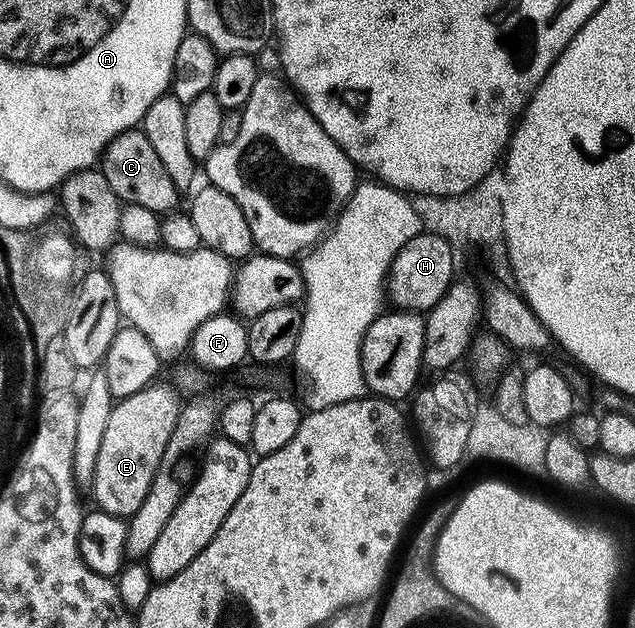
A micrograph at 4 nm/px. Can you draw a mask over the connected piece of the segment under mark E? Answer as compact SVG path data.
M169 385L157 386L147 386L131 397L116 400L111 418L107 420L107 429L99 445L99 458L95 461L91 494L97 502L94 504L112 515L128 517L143 505L143 497L147 497L147 489L151 489L167 441L177 424L183 406L178 392Z

